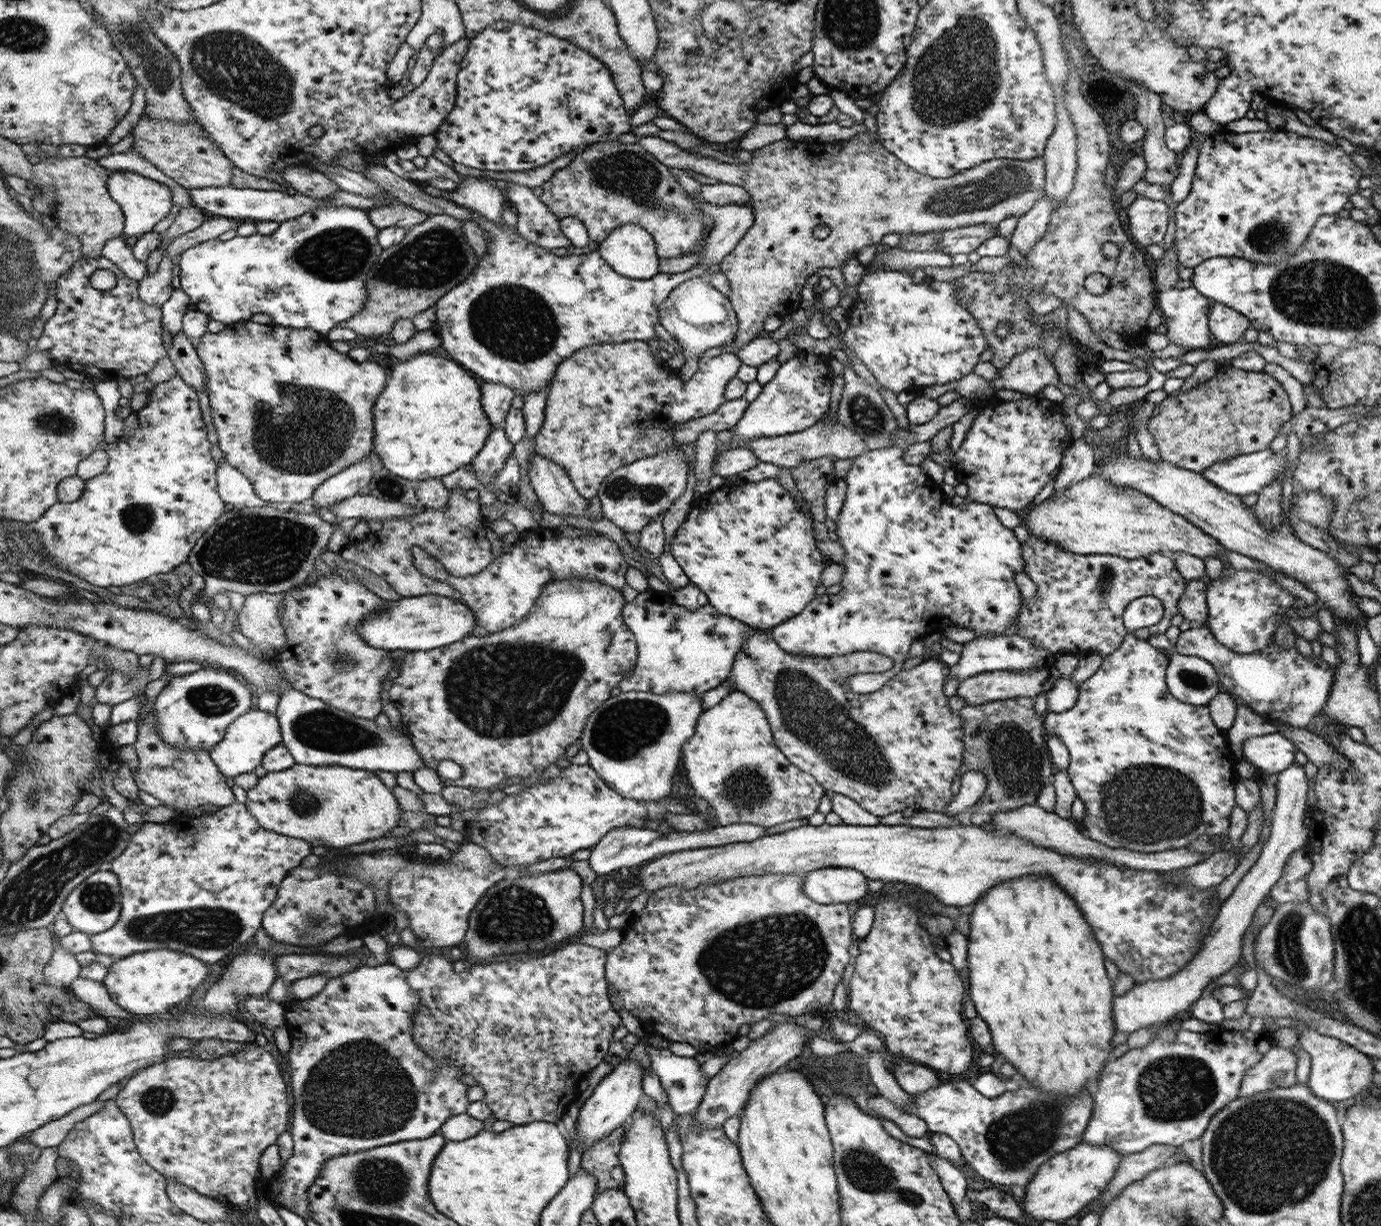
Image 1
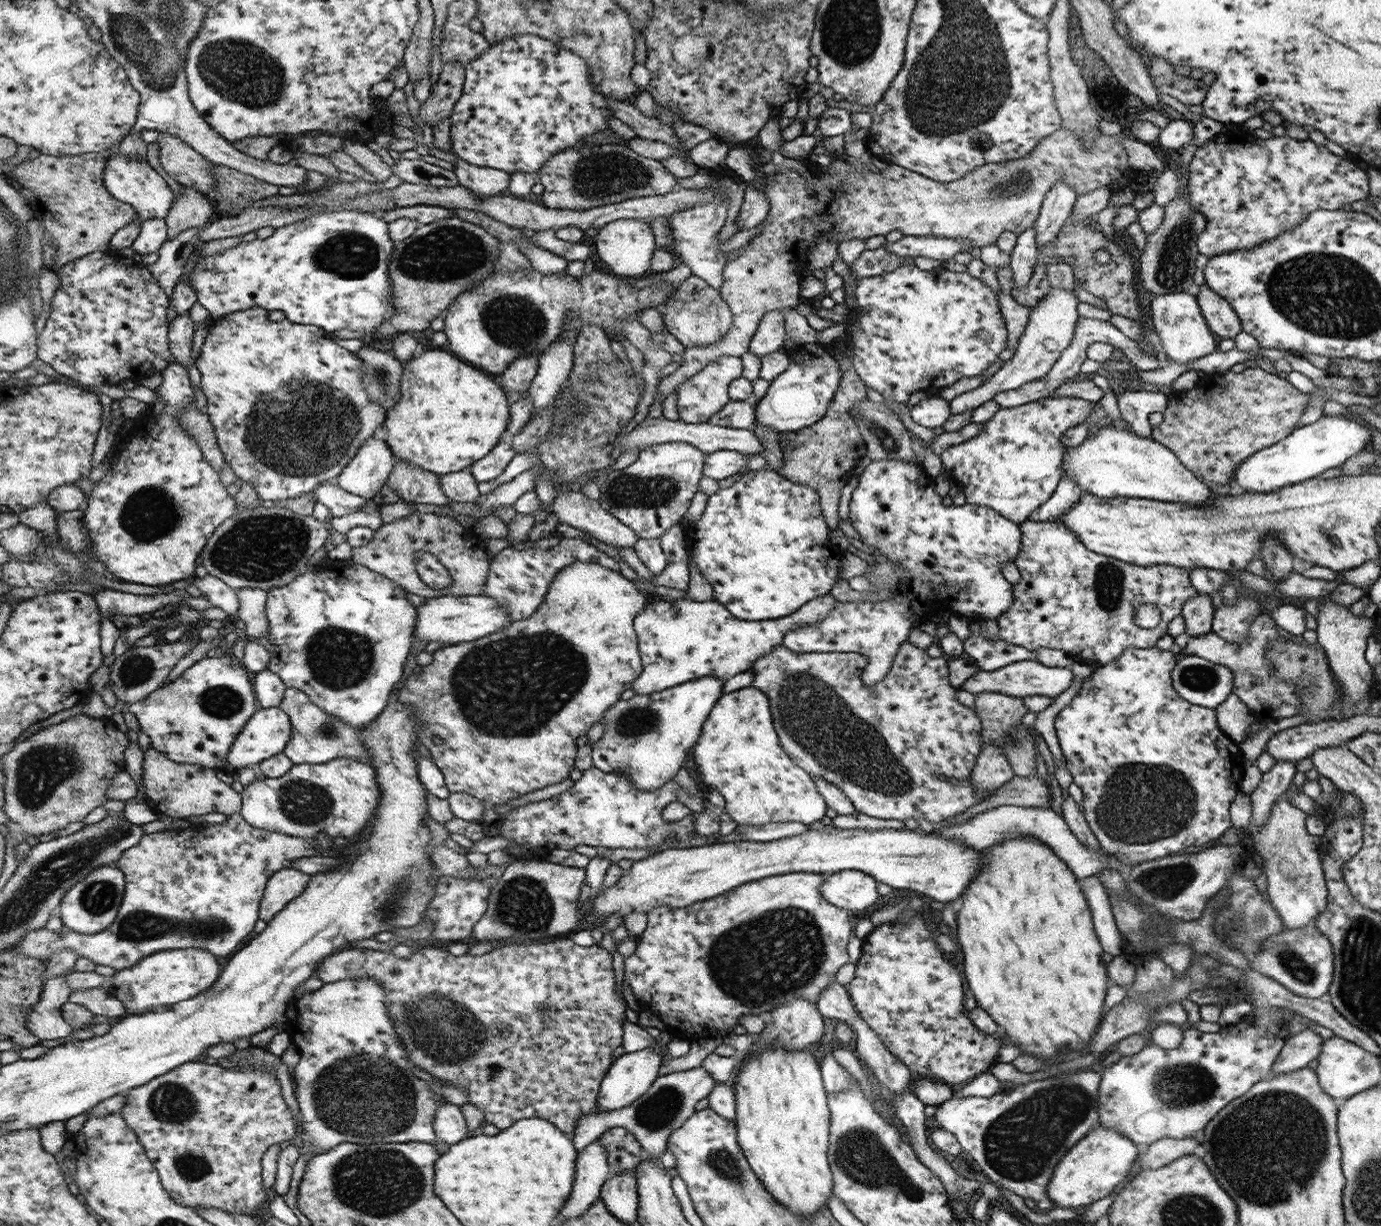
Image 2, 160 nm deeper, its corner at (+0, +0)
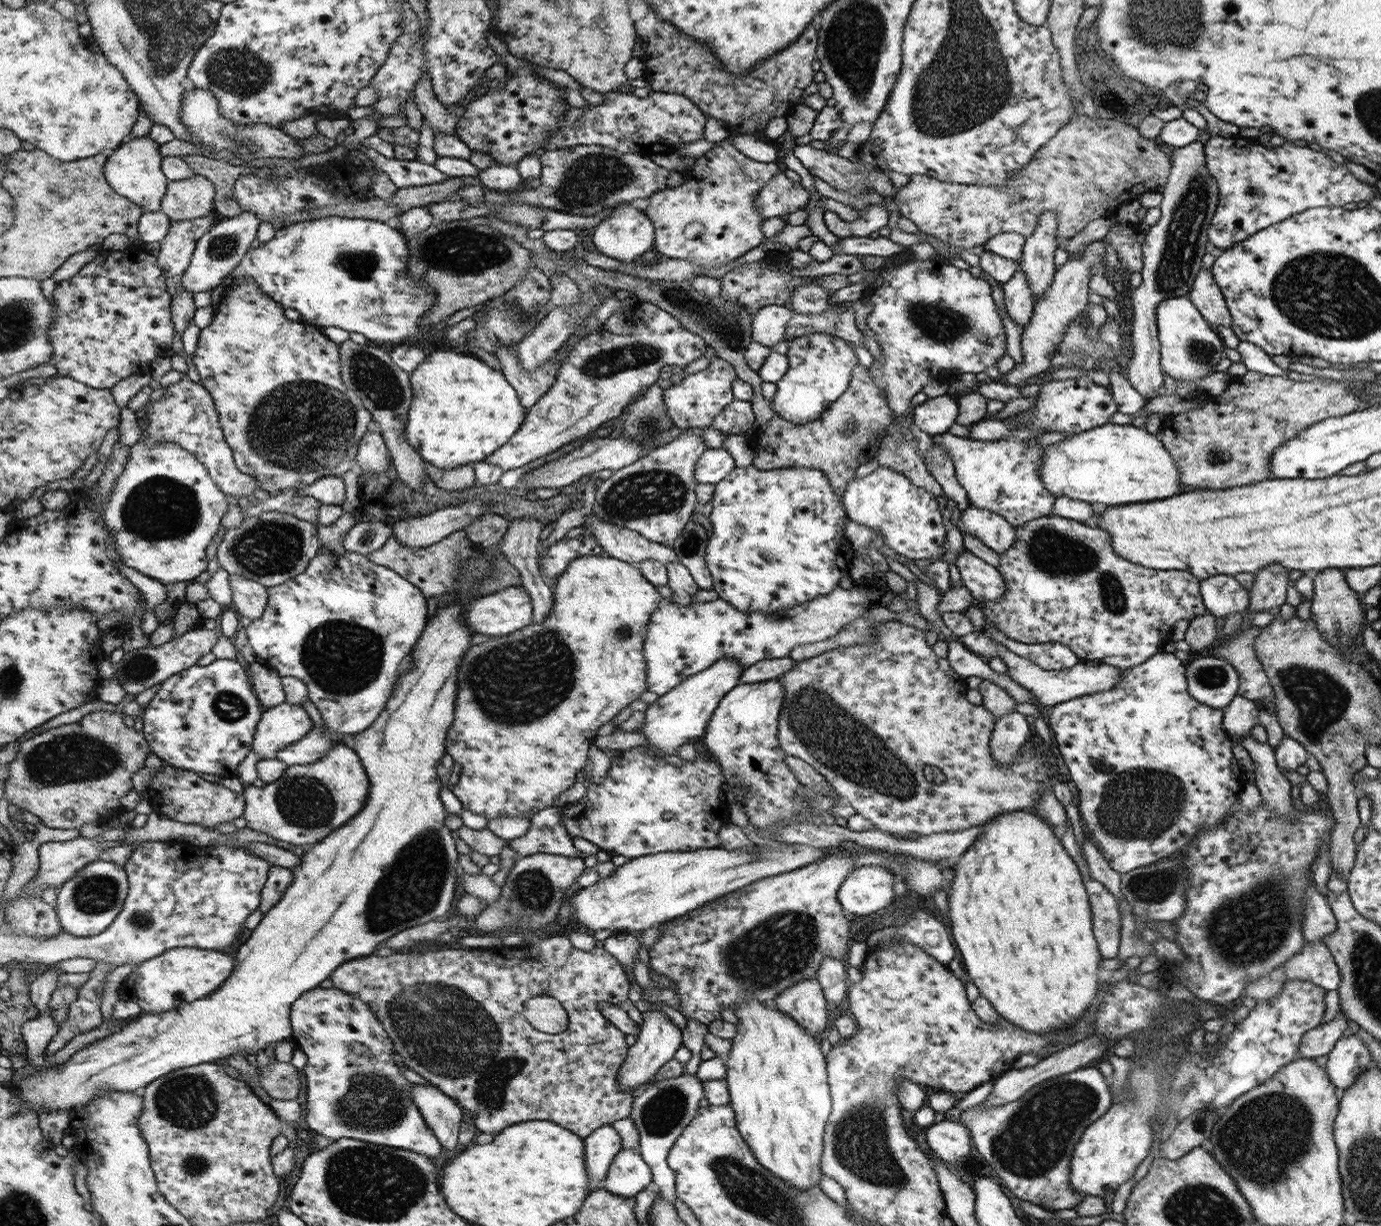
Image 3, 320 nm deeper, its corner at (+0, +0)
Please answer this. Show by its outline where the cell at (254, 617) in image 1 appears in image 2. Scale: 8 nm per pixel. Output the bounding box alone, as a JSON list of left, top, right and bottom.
[237,587,268,639]

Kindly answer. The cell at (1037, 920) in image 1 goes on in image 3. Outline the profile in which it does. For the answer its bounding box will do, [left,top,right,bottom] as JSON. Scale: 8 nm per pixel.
[948,809,1103,1034]

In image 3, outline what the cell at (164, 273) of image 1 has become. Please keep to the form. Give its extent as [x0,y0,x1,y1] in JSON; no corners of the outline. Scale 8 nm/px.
[158,215,216,276]

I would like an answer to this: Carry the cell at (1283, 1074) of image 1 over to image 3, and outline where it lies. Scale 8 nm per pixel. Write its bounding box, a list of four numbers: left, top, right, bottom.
[1298,1011,1350,1059]

